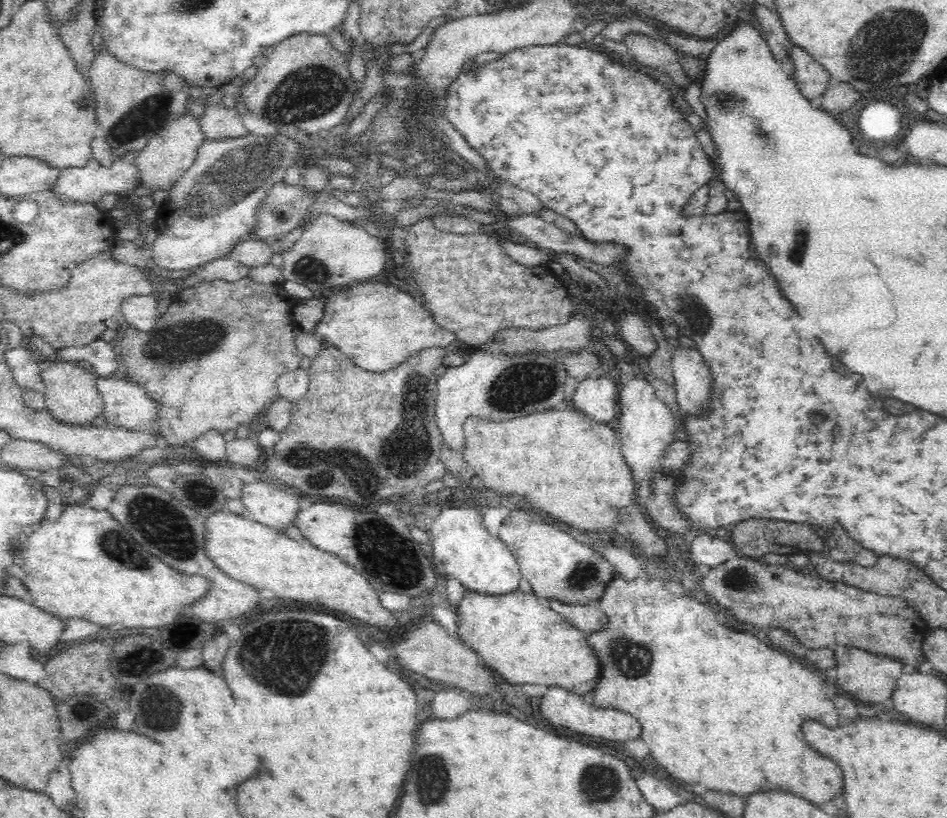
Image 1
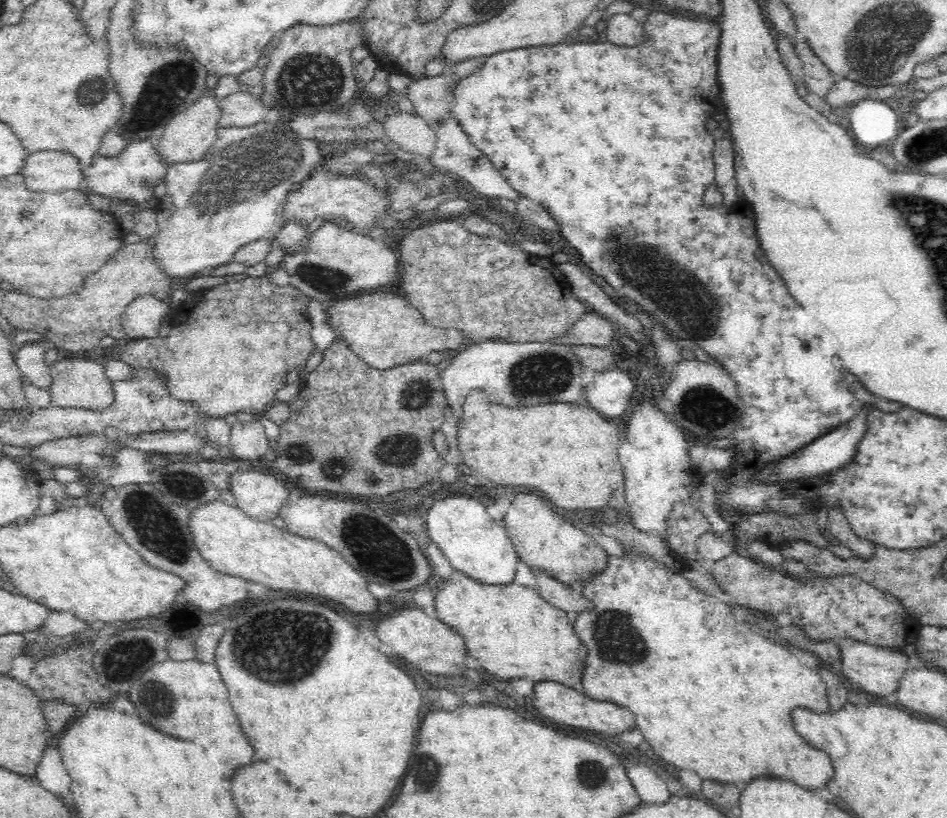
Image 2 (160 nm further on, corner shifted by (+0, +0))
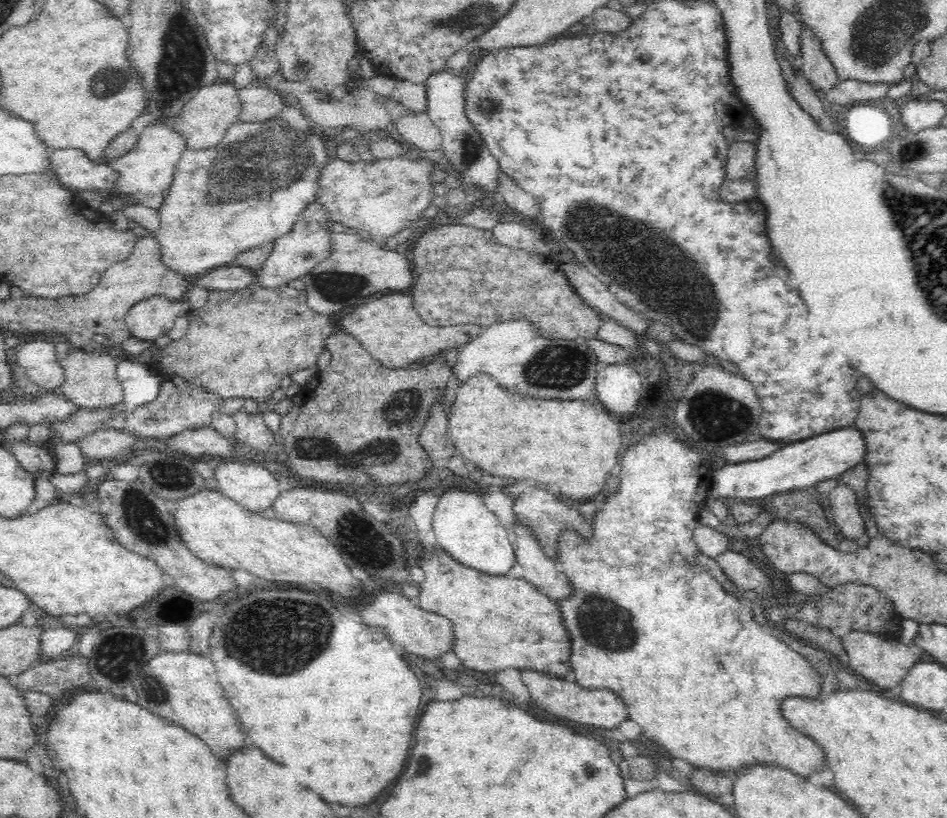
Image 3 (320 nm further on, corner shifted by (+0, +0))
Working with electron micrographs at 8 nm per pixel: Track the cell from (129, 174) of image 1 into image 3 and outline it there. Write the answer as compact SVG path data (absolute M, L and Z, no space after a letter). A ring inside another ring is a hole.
M158 121L144 127L138 138L138 144L116 160L104 161L118 172L118 182L114 184L114 190L119 190L120 194L132 197L136 204L144 205L149 208L160 209L165 200L164 190L170 188L174 180L174 170L180 156L187 149L186 137L178 133L175 128L175 122Z

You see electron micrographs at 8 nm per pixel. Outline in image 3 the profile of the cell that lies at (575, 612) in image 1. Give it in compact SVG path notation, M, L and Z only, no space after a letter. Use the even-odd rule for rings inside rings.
M515 521L512 532L516 534L514 550L517 563L523 569L523 578L553 601L570 596L572 585L569 578L556 561L546 556L530 527Z

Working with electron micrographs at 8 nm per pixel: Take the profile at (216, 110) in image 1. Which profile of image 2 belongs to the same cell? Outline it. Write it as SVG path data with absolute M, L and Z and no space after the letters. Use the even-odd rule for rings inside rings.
M246 89L239 90L220 100L220 109L222 109L222 114L218 118L218 128L243 127L261 123L271 110L268 105L264 105L261 97L256 98Z

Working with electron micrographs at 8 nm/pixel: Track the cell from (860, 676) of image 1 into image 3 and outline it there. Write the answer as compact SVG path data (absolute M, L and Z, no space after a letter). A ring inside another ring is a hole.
M849 631L842 637L843 647L848 653L851 673L860 674L868 680L874 682L880 688L890 690L910 672L916 662L916 656L904 644L898 640L882 637L866 631Z

